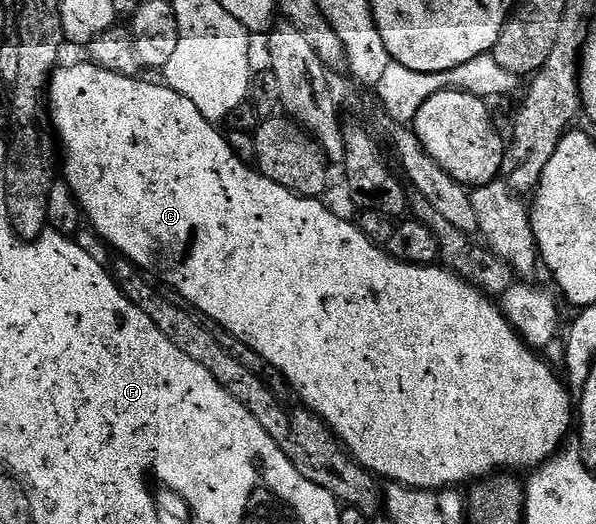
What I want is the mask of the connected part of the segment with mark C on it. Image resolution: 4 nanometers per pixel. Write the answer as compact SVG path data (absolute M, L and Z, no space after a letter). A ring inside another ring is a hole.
M84 61L85 63L73 63L70 67L66 65L58 66L53 73L53 78L49 81L49 94L47 96L47 106L51 116L51 122L55 128L56 138L59 140L60 146L63 148L63 179L69 184L69 188L73 191L73 195L77 198L77 203L81 206L84 218L120 253L124 258L128 259L134 267L142 272L148 273L150 276L158 275L165 283L170 283L179 294L180 298L194 312L200 313L206 320L214 319L220 330L231 333L235 337L239 337L239 341L243 341L247 345L251 345L251 349L255 349L255 353L259 353L259 357L263 357L268 361L270 368L276 371L282 380L293 386L293 391L302 399L304 406L312 411L314 415L318 415L322 421L326 423L334 435L340 439L342 446L352 455L353 459L360 467L370 471L375 477L380 477L382 480L388 481L393 485L402 487L415 487L419 491L440 491L442 489L453 489L458 485L456 483L465 483L464 485L472 484L474 481L480 481L494 473L521 473L524 467L528 469L536 469L542 463L548 461L551 456L556 455L562 450L563 444L566 442L565 434L575 423L575 403L571 398L571 392L561 379L556 375L554 364L552 362L540 359L538 352L534 348L525 344L525 340L517 334L517 330L507 321L507 317L501 312L500 306L490 296L482 295L476 287L472 287L466 279L461 279L455 272L446 269L441 265L424 267L423 265L411 265L393 258L388 250L382 249L378 244L372 243L362 231L357 228L356 222L345 219L340 219L335 212L329 207L324 207L321 204L322 200L317 197L302 197L291 193L287 189L283 189L283 185L275 185L275 181L271 181L267 176L262 175L260 171L254 169L250 164L239 161L239 157L235 157L235 153L231 149L228 138L224 134L220 135L216 131L214 124L203 117L203 113L199 113L199 109L195 109L195 105L191 105L191 101L187 101L187 97L183 97L175 89L171 89L164 82L148 83L142 77L134 77L132 75L120 75L119 73L111 73L107 69L98 67L92 61Z

